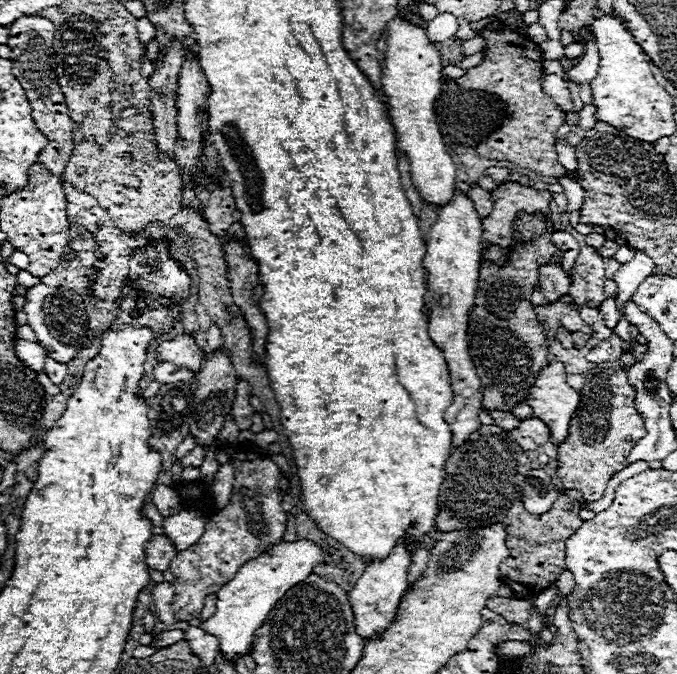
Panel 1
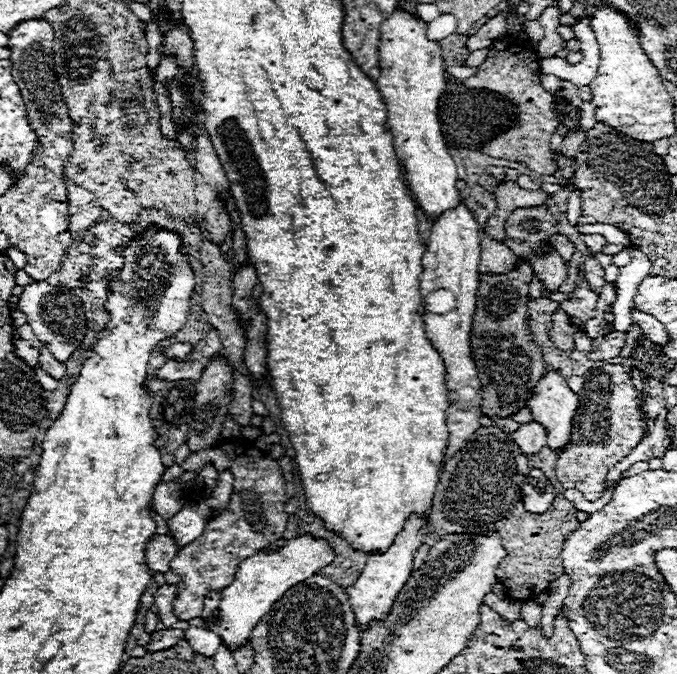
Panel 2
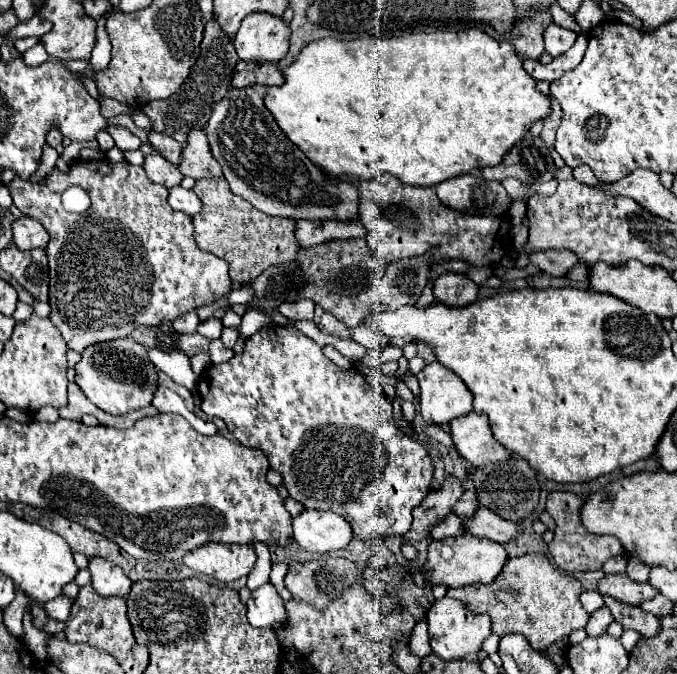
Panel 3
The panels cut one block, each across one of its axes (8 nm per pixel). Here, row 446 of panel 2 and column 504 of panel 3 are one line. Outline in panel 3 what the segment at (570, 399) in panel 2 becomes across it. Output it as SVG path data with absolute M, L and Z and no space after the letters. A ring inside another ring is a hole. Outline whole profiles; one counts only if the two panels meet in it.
M460 534L456 538L446 538L442 542L438 540L430 542L428 558L424 562L424 576L430 586L444 584L448 588L456 588L456 586L468 586L474 582L492 584L492 580L504 568L506 560L508 560L508 552L500 544L486 540L486 538Z

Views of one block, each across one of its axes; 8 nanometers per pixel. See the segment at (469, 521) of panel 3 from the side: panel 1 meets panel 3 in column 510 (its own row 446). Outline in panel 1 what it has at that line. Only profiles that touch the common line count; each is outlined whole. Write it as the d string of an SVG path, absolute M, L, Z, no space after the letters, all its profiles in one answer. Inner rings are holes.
M536 416L520 420L520 426L510 432L510 436L524 448L524 450L536 450L550 438L550 428Z

